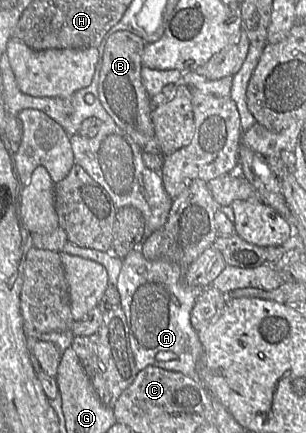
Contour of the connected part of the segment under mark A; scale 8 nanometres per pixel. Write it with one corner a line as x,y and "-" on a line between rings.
139,249
131,251
121,267
115,287
120,295
119,307
122,309
128,327
129,346
138,370
149,366
167,371
178,372
194,381
199,381
198,365
203,347
198,333
191,324
191,311
198,291
202,288
191,288
184,282
186,269
167,260
150,261
144,258

